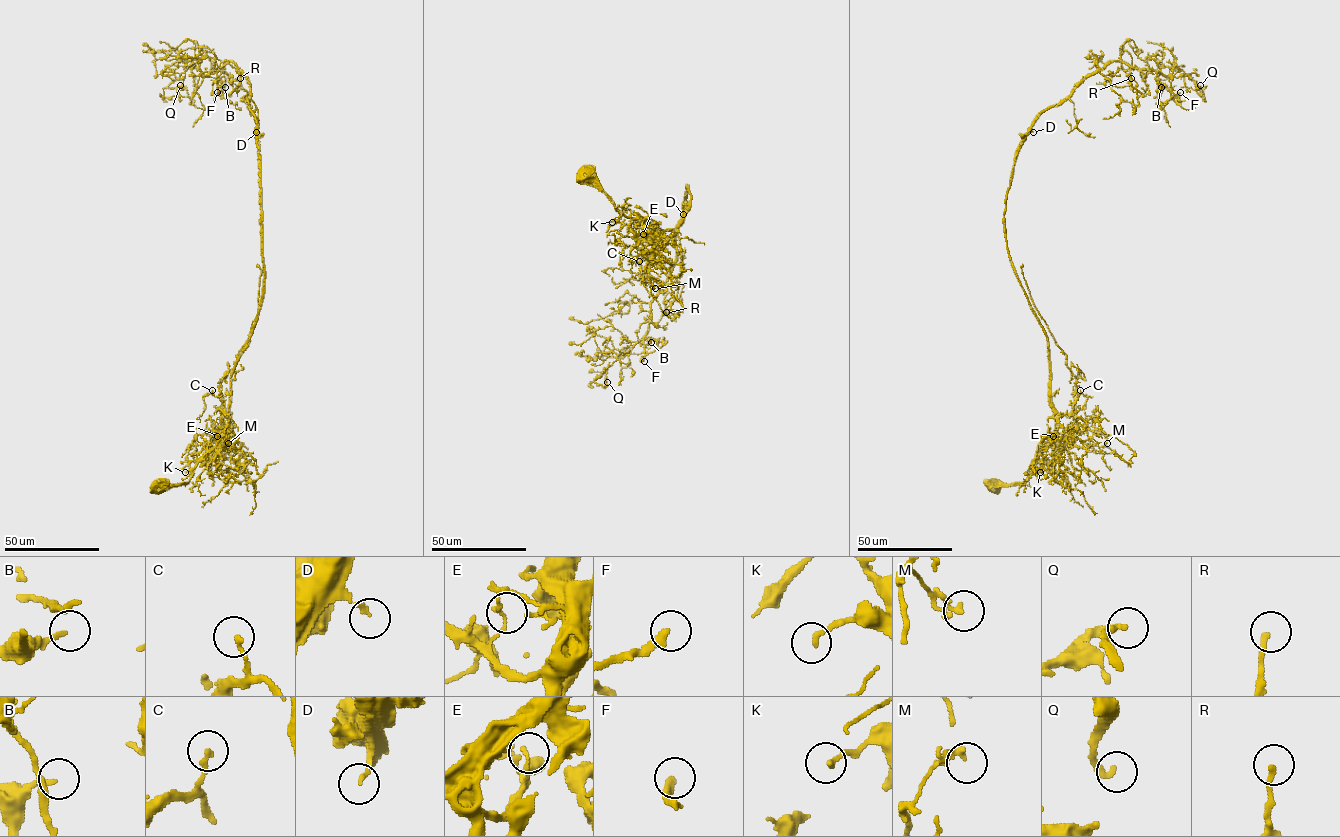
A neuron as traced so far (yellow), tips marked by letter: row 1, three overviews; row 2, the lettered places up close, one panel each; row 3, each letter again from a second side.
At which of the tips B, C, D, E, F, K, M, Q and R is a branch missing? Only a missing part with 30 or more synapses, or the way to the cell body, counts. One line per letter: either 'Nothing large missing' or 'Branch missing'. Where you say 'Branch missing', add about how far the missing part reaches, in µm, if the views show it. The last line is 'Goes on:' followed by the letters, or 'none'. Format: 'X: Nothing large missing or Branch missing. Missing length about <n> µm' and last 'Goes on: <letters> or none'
B: Nothing large missing
C: Nothing large missing
D: Branch missing. Missing length about 40 µm
E: Nothing large missing
F: Branch missing. Missing length about 20 µm
K: Nothing large missing
M: Nothing large missing
Q: Nothing large missing
R: Nothing large missing
Goes on: D, F

